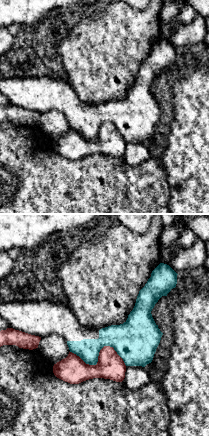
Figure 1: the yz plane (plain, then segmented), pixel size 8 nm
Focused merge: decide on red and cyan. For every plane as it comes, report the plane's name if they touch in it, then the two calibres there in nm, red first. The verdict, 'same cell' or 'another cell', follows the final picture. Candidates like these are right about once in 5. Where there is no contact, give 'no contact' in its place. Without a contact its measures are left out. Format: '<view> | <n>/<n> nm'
yz | 220/260 nm

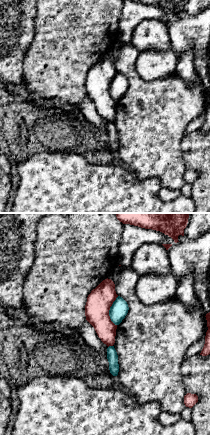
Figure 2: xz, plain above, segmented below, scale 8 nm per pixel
xz | 200/140 nm

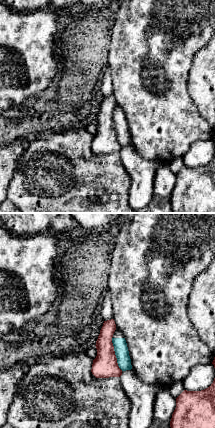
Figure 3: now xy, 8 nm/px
xy | 200/110 nm

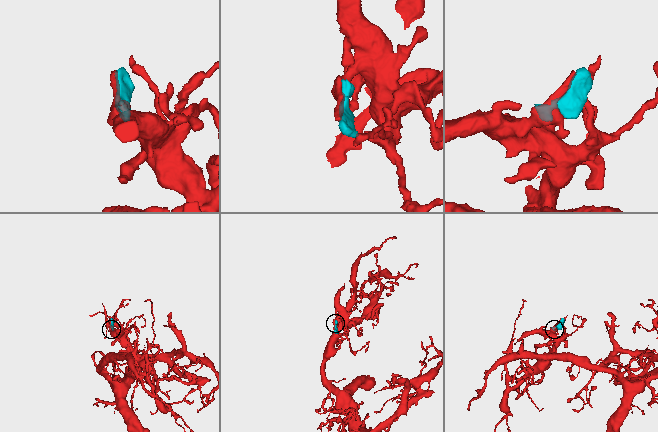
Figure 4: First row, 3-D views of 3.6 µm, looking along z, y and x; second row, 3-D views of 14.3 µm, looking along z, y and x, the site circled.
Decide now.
another cell

